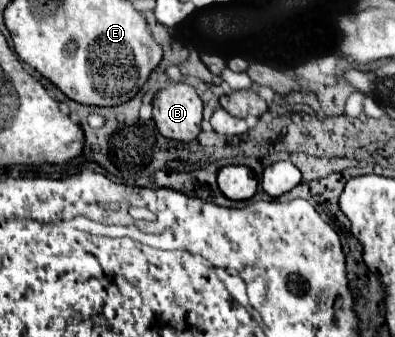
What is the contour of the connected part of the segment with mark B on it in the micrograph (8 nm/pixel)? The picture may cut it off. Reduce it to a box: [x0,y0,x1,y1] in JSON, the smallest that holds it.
[153,83,203,143]

